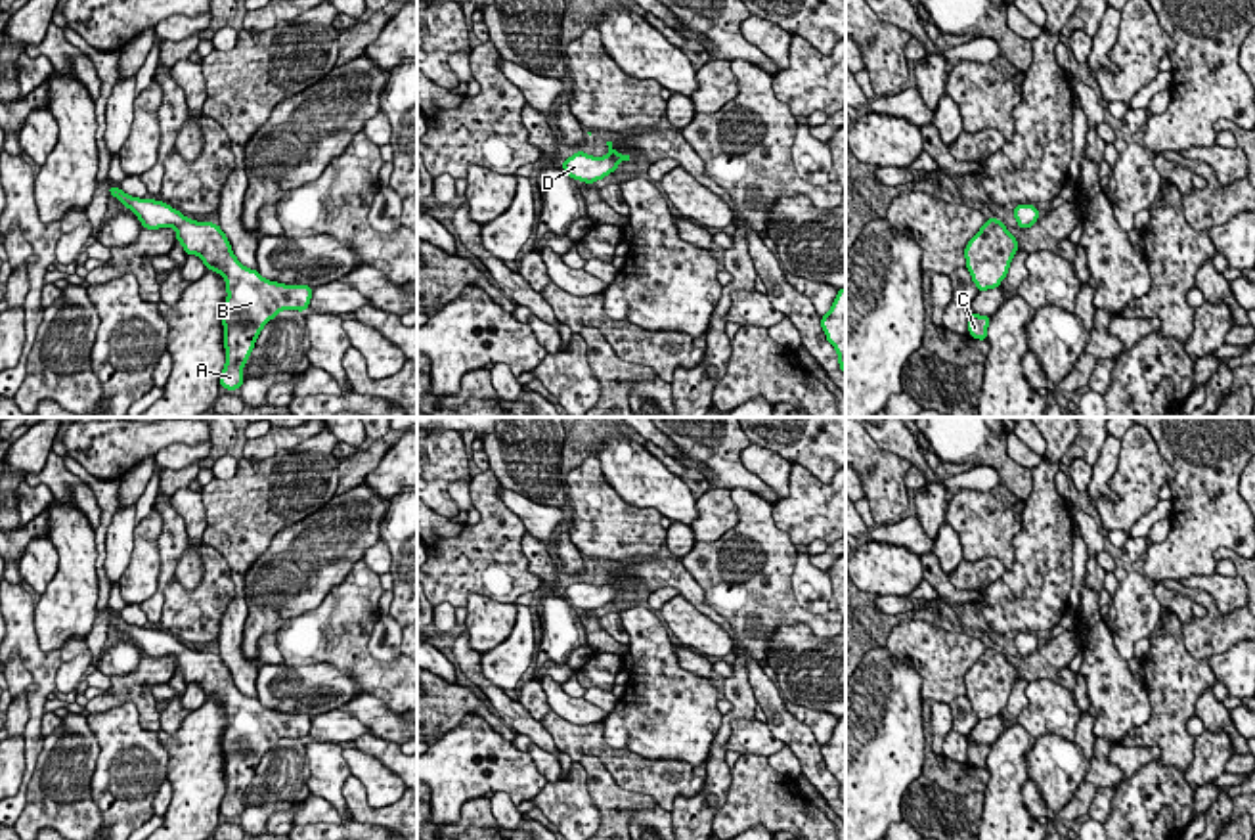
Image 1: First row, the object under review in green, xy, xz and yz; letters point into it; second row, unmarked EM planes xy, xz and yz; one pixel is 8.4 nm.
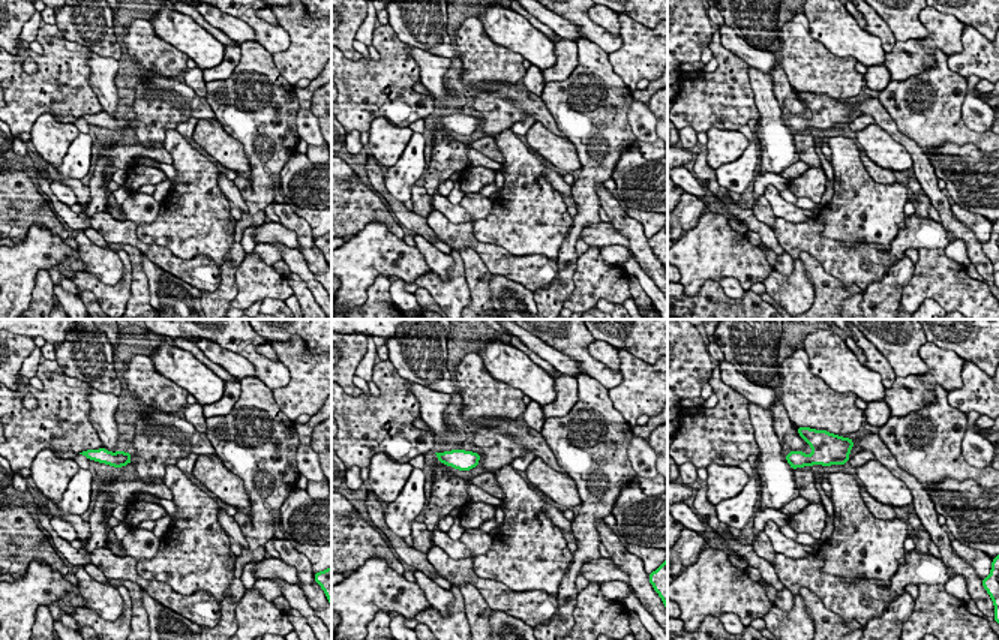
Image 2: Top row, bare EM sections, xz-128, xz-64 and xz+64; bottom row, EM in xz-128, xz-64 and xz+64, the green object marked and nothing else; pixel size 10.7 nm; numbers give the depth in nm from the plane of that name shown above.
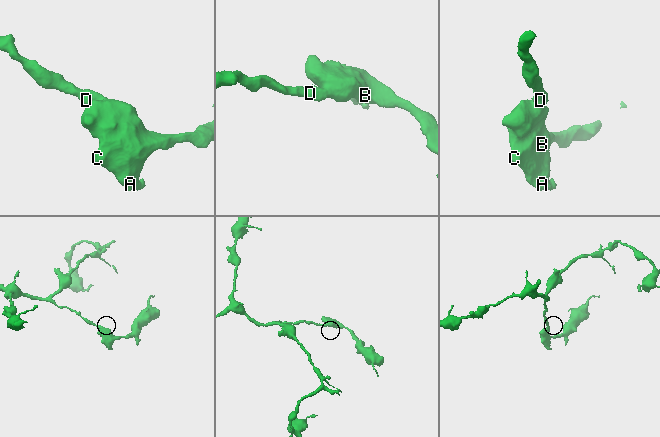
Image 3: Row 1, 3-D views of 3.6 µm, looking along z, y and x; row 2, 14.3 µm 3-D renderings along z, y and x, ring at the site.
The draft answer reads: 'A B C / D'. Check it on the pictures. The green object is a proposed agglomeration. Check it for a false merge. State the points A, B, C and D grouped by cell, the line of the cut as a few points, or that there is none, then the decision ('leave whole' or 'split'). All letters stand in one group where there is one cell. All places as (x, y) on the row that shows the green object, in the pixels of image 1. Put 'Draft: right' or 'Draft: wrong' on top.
Draft: wrong
A B C D | no cut | leave whole

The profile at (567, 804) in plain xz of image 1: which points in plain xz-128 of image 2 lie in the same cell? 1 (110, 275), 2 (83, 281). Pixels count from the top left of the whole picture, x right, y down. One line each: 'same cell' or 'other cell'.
1: other cell
2: same cell

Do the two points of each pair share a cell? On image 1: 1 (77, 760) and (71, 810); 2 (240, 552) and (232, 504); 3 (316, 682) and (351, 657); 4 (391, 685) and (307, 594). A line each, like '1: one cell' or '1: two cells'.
1: one cell
2: one cell
3: two cells
4: two cells

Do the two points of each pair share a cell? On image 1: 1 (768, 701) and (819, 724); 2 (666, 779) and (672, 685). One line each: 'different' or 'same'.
1: different
2: different

